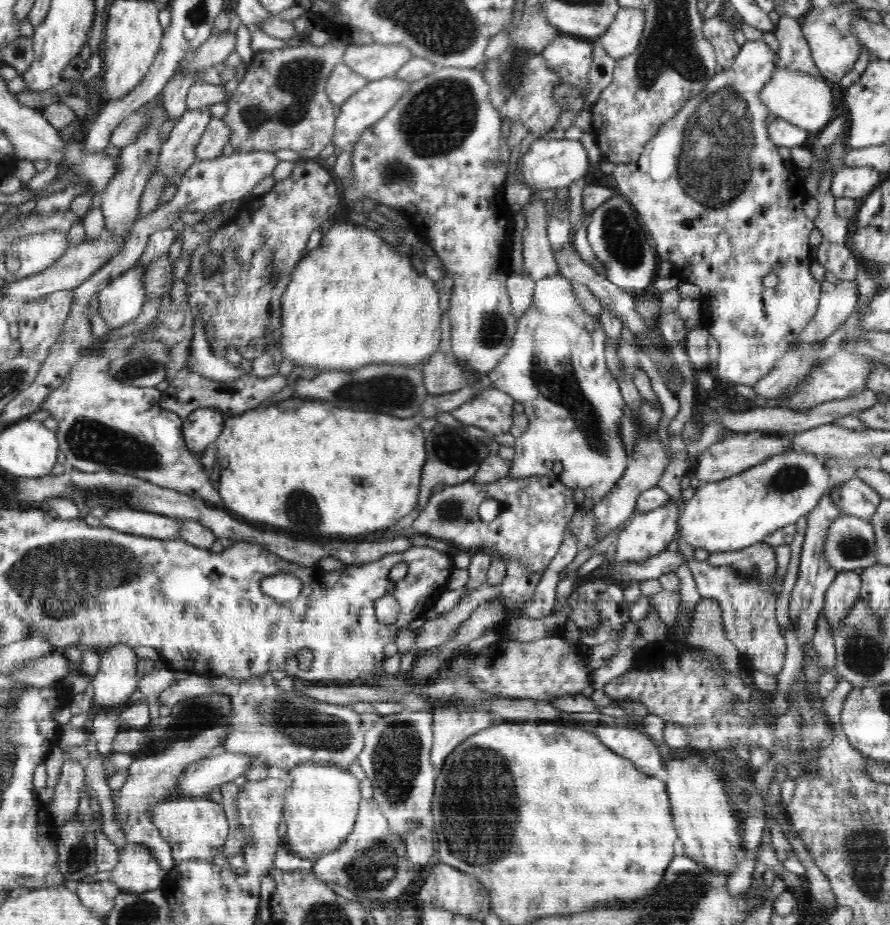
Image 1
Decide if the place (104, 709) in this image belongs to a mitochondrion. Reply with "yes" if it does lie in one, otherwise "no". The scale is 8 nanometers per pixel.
no

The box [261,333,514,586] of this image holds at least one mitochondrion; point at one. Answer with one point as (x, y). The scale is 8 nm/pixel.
(380, 391)

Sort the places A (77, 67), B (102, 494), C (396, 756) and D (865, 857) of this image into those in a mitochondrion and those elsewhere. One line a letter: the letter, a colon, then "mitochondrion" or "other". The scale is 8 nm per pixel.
A: other
B: mitochondrion
C: mitochondrion
D: mitochondrion

